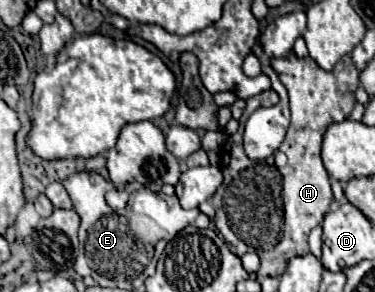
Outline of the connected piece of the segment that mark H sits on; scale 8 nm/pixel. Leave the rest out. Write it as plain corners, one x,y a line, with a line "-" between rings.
291,54
289,58
273,60
271,64
273,64
273,70
277,72
279,80
287,88
291,121
289,132
287,132
287,136
279,148
289,158
285,172
283,172
283,214
285,214
283,216
285,218
283,238
281,238
279,246
275,248
277,260
271,256
273,250
259,254
261,268
257,270
257,274
263,274
263,276
281,274
283,272
281,266
285,266
287,260
291,260
295,256
303,256
309,252
307,236
309,236
313,226
321,224
325,212
329,210
329,206
333,202
329,174
323,168
321,154
319,154
321,152
321,140
323,140
323,134
325,134
329,124
343,122
349,118
349,114
355,106
355,88
359,86
359,72
355,70
349,56
343,56
335,64
331,74
325,72
323,68
319,68
311,58
301,60
295,54

